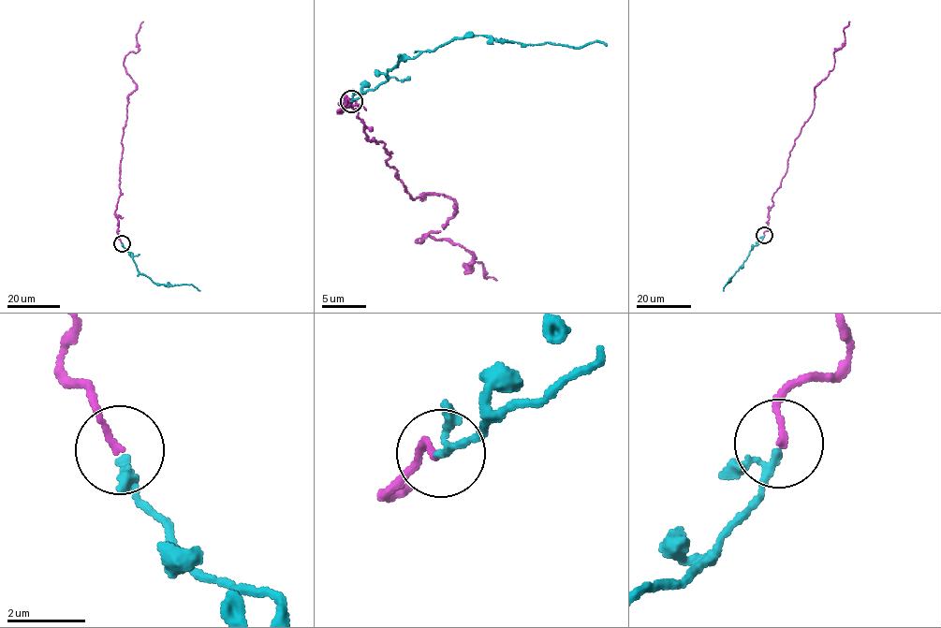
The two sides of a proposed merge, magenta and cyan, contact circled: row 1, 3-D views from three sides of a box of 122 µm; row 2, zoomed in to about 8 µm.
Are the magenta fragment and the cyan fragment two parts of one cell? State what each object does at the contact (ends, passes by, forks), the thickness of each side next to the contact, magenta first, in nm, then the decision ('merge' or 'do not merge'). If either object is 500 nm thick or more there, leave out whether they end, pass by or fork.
magenta ends there; cyan passes by; 170 nm thick on the magenta side, 150 nm on the other; merge

